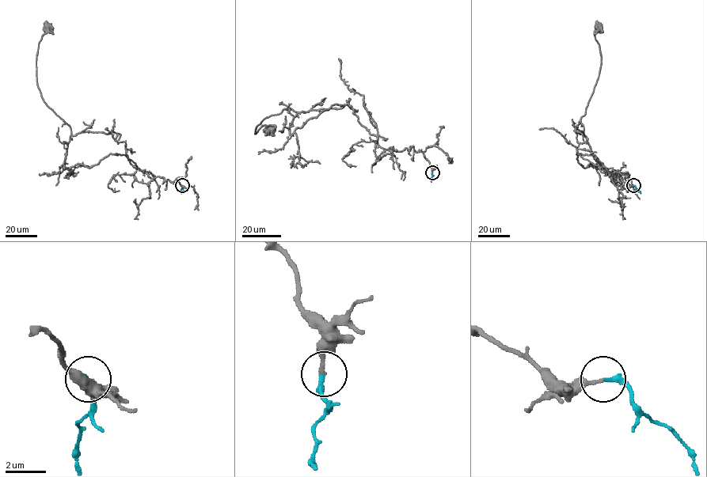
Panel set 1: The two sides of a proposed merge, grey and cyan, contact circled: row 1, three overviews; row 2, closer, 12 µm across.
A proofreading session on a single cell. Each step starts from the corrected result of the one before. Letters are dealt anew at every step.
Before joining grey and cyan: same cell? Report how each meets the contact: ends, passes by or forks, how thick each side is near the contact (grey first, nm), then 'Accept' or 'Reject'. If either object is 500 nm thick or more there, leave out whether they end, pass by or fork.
At the ring grey ends. At the ring cyan ends. Thickness 200 nm (grey) against 240 nm. Accept

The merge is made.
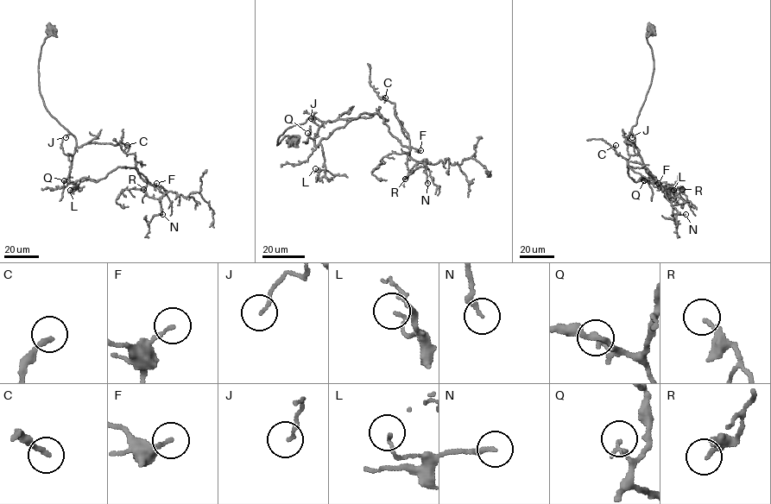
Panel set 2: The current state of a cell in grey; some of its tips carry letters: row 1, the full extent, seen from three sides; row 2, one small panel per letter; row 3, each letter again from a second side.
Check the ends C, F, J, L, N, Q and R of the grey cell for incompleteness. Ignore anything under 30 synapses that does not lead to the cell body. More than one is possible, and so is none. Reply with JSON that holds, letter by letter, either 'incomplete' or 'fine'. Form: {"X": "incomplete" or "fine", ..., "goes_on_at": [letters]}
{"C": "incomplete", "F": "fine", "J": "fine", "L": "fine", "N": "fine", "Q": "fine", "R": "fine", "goes_on_at": ["C"]}

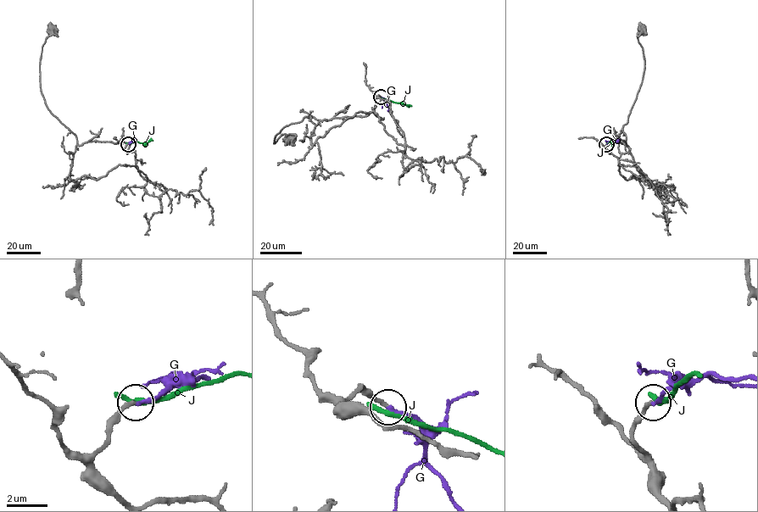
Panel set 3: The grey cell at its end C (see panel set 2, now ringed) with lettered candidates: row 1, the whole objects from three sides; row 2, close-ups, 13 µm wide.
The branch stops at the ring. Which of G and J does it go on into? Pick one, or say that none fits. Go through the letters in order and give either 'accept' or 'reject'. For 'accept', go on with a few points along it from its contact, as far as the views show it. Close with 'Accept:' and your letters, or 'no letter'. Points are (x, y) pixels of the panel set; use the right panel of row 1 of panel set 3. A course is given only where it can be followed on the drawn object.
G: accept; course (606, 144), (619, 139)
J: reject
Accept: G

